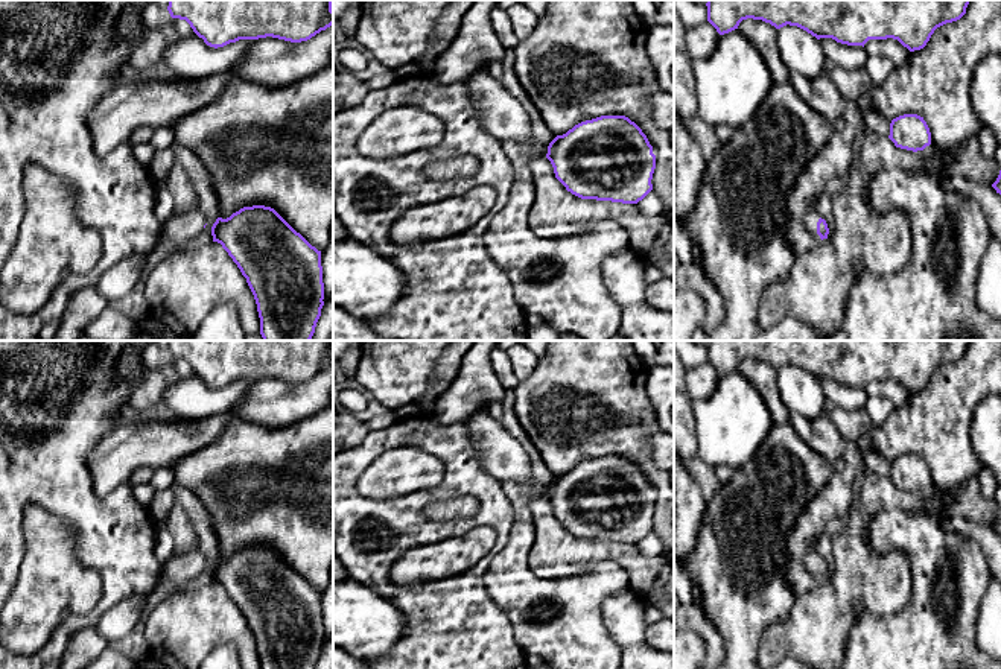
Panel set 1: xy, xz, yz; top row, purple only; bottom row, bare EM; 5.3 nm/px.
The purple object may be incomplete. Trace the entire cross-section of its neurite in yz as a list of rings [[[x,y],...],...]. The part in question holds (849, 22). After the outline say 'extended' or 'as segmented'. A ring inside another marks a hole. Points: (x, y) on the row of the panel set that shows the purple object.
[[[707,0],[707,21],[720,35],[738,29],[747,18],[762,20],[776,29],[797,26],[817,40],[832,38],[847,46],[869,40],[898,40],[910,52],[926,46],[934,30],[966,14],[969,0]]] | as segmented

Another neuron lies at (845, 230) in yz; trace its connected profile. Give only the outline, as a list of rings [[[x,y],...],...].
[[[860,167],[850,169],[846,189],[832,193],[835,230],[829,239],[820,240],[806,254],[796,258],[783,281],[771,283],[761,295],[758,321],[761,328],[771,327],[783,318],[796,318],[823,333],[841,330],[847,296],[853,283],[855,265],[861,263],[873,272],[893,272],[904,268],[911,255],[908,217],[902,211],[879,214],[863,195]]]

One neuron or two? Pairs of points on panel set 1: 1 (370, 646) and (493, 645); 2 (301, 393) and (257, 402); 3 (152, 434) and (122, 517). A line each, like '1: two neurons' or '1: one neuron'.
1: two neurons
2: one neuron
3: two neurons

